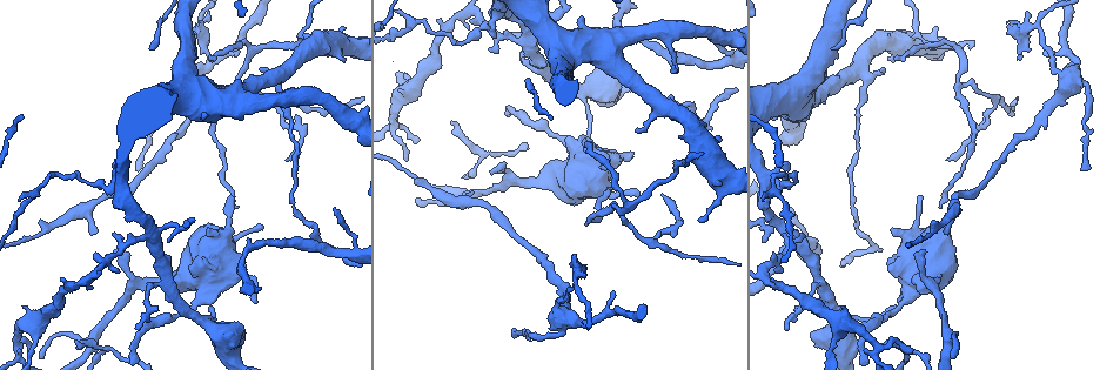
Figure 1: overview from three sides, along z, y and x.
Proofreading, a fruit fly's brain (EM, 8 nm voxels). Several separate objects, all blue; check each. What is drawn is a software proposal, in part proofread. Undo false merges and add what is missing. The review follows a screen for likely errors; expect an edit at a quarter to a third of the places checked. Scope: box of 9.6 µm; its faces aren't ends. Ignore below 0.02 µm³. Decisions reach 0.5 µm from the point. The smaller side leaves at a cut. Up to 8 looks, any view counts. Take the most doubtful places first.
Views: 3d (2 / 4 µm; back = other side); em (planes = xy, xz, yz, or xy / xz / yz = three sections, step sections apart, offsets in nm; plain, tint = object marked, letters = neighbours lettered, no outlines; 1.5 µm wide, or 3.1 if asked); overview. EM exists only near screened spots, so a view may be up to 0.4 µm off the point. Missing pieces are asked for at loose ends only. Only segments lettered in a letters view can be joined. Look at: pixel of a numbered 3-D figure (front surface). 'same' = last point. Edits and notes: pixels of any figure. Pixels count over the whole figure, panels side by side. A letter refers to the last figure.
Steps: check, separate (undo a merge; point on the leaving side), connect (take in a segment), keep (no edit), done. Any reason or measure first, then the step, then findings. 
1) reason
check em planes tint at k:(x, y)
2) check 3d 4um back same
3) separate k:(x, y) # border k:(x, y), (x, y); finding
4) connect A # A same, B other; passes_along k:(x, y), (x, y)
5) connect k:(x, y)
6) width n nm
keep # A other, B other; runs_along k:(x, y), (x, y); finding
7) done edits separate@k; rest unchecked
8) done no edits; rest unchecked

an open end
check em planes letters at 1:(1020, 57)

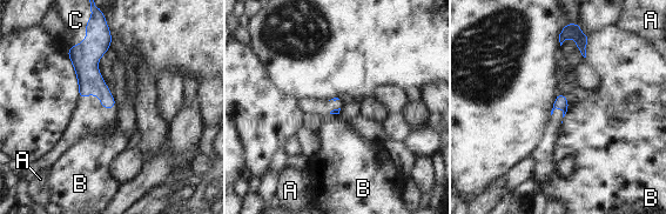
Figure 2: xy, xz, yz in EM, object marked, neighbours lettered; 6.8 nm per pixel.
keep # A other, B other, C other; border 2:(591, 35), (585, 47), (585, 57); none of them fits

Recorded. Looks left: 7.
free end
check em planes plain at 1:(189, 270)

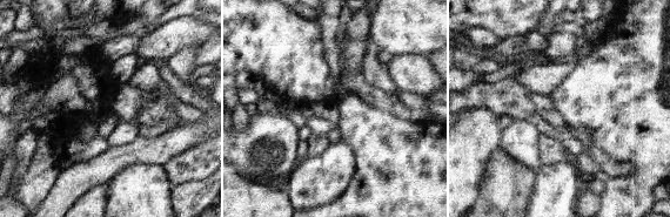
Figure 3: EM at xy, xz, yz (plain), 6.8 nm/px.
check em planes letters same

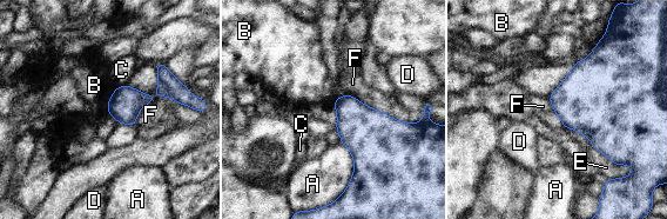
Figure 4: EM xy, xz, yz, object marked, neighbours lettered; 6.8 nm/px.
keep # A other, B other, C other, D other, E other, F other; border 4:(118, 86), (106, 107); no lettered segment goes on from it

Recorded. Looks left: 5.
calibre changes
check em planes letters at 1:(287, 244)

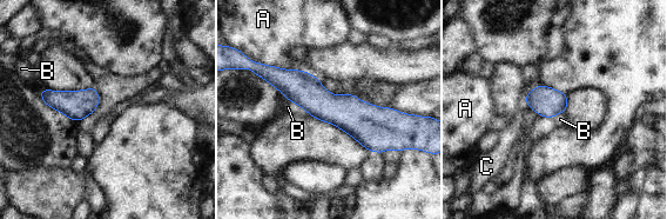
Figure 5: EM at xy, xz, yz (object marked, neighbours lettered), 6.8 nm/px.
width 20 nm
keep # A other, B other, C other; border 5:(285, 98), (296, 103), (310, 115); continuous, no second neuron

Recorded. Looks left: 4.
done no edits; rest unchecked

